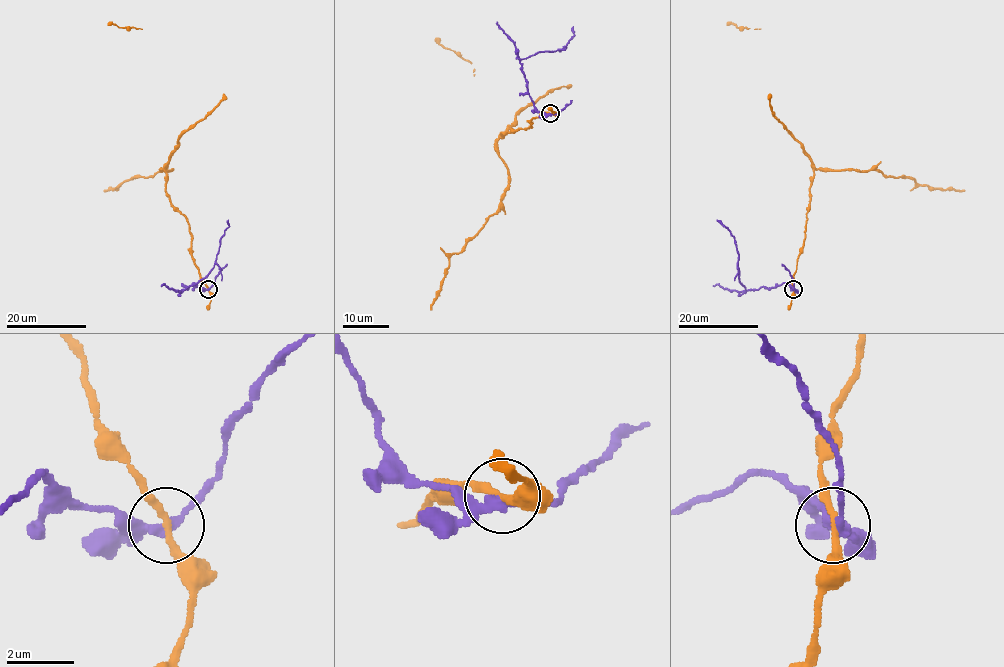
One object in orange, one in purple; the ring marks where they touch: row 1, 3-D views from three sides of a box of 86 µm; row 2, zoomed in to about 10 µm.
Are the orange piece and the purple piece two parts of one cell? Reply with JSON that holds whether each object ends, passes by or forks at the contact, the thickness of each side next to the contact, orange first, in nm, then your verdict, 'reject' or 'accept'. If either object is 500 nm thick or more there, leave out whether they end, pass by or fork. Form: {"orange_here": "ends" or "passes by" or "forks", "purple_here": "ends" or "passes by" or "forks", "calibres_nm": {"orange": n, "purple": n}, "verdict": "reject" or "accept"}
{"orange_here": "passes by", "purple_here": "passes by", "calibres_nm": {"orange": 190, "purple": 240}, "verdict": "reject"}

